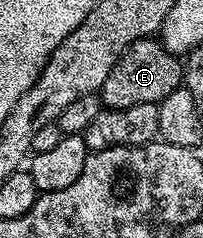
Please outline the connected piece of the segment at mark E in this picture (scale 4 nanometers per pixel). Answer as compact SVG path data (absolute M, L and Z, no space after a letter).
M151 36L136 40L136 44L131 46L126 53L120 56L120 60L116 60L116 64L112 68L112 72L108 72L104 84L100 91L100 97L103 107L107 110L115 110L116 108L132 108L135 104L152 104L160 103L164 100L164 96L172 96L172 92L176 92L184 82L184 62L179 55L173 54L164 46L157 37Z

